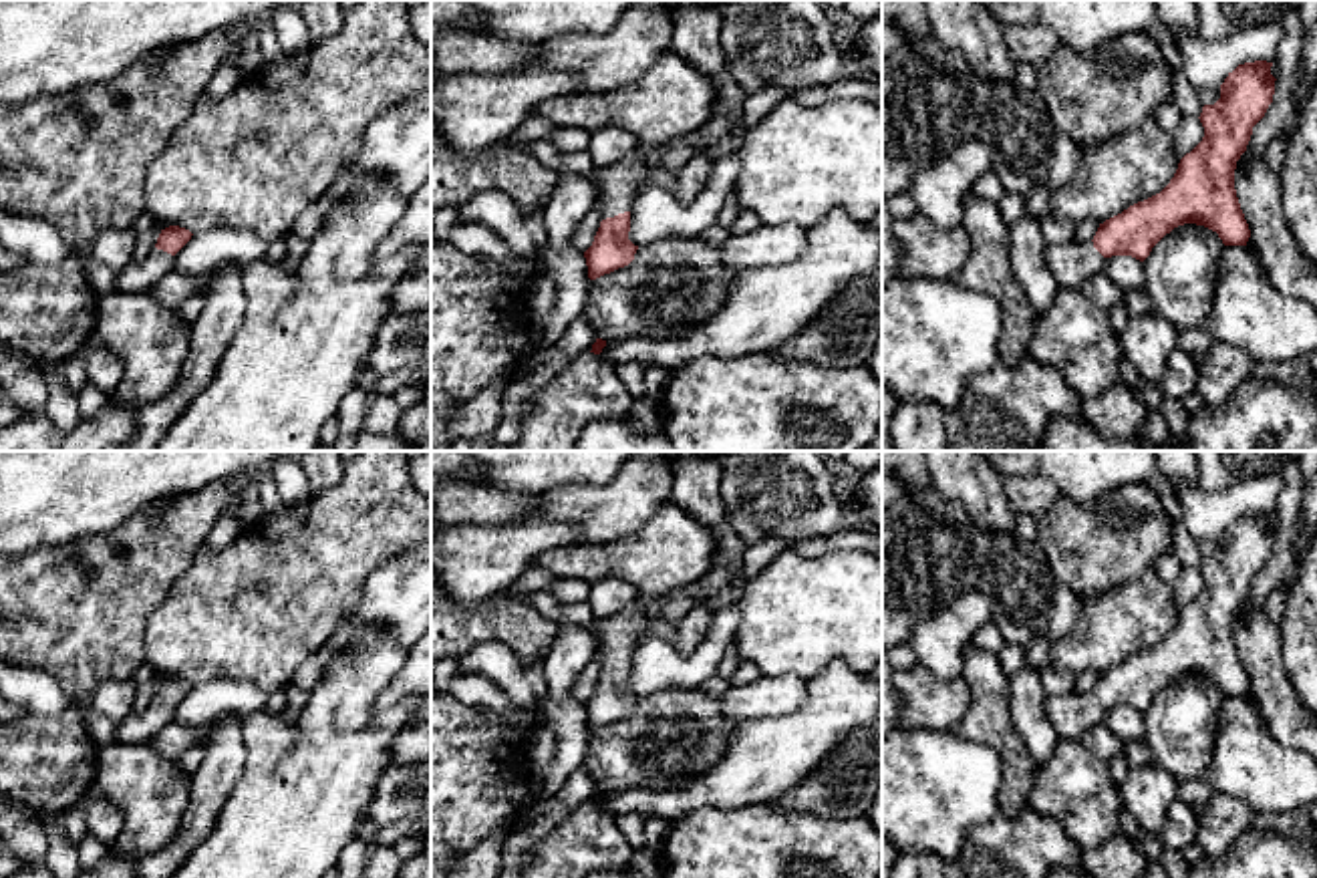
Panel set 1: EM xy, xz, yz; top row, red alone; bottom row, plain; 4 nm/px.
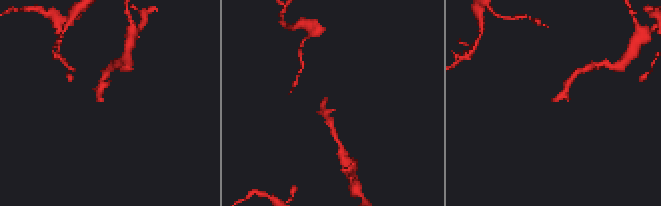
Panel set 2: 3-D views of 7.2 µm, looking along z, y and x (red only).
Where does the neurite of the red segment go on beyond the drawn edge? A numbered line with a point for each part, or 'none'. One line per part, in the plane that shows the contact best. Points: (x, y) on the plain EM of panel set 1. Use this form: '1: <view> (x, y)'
1: xz (617, 637)

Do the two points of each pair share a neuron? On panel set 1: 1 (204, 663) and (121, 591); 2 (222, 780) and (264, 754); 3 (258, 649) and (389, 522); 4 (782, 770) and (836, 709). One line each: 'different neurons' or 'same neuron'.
1: different neurons
2: different neurons
3: same neuron
4: same neuron

